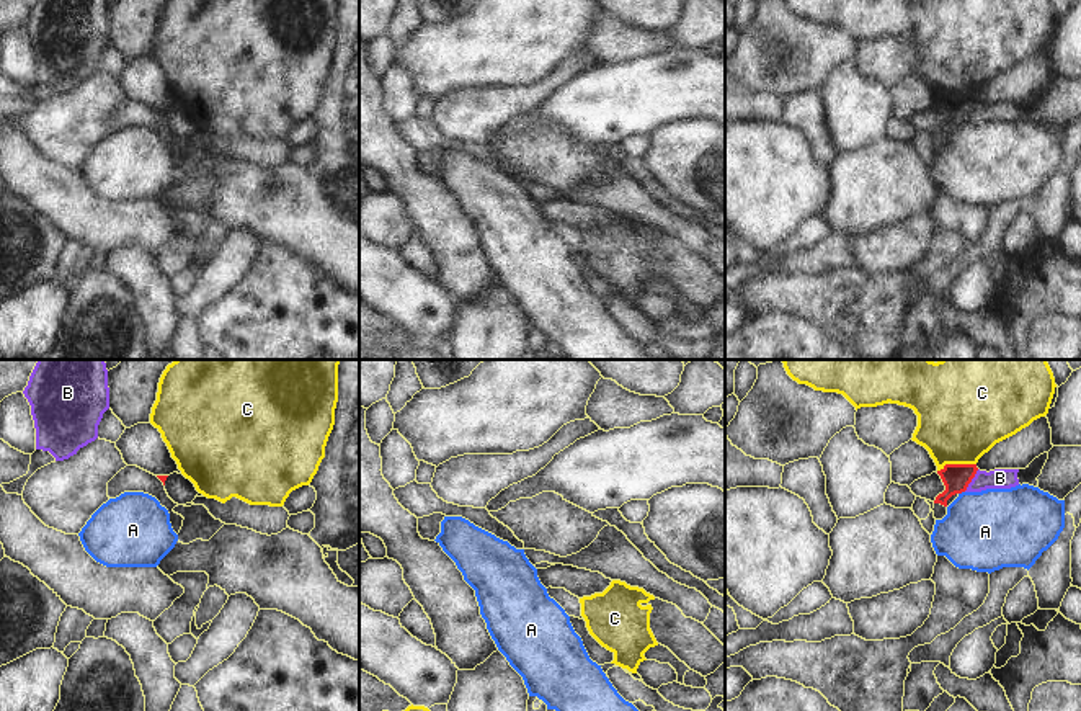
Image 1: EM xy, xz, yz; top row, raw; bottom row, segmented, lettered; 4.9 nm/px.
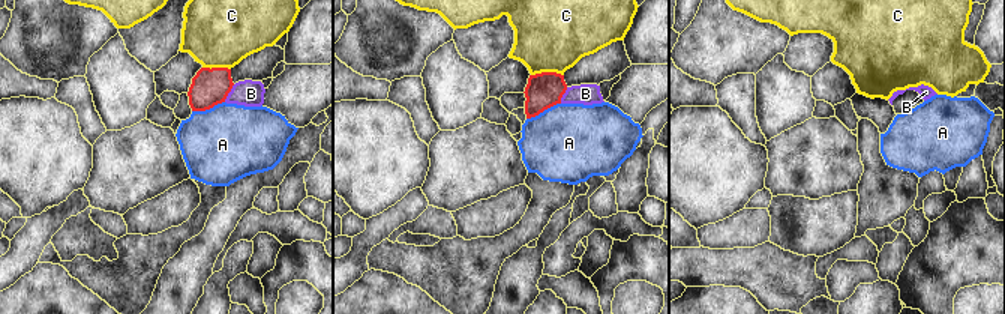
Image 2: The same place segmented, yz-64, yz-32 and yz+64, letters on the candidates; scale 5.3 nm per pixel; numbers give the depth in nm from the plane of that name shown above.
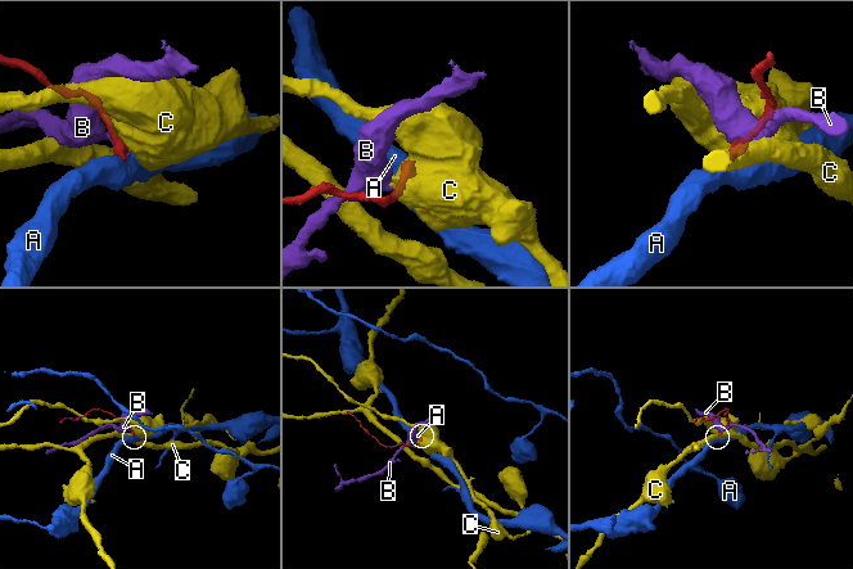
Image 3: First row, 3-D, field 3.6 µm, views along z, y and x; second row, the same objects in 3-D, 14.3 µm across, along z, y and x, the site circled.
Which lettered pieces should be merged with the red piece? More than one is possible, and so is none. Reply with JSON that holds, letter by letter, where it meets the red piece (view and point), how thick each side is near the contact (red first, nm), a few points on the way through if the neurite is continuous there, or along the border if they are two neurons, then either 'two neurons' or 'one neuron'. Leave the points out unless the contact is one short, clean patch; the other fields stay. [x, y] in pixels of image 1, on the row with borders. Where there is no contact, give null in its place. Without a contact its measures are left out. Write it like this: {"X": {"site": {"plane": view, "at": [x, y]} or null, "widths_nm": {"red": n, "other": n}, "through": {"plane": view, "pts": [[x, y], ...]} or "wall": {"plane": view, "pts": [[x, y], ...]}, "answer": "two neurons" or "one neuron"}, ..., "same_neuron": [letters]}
{"A": {"site": {"plane": "yz", "at": [960, 492]}, "widths_nm": {"red": 140, "other": 400}, "wall": {"plane": "yz", "pts": [[964, 491], [959, 494]]}, "answer": "two neurons"}, "B": {"site": {"plane": "yz", "at": [970, 481]}, "widths_nm": {"red": 140, "other": 100}, "wall": {"plane": "yz", "pts": [[978, 469], [964, 491]]}, "answer": "two neurons"}, "C": {"site": {"plane": "yz", "at": [956, 465]}, "widths_nm": {"red": 140, "other": 440}, "answer": "two neurons"}, "same_neuron": []}

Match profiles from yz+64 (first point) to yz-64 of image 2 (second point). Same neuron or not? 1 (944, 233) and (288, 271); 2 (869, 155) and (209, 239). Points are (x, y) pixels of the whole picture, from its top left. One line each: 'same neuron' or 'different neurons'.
1: same neuron
2: different neurons

